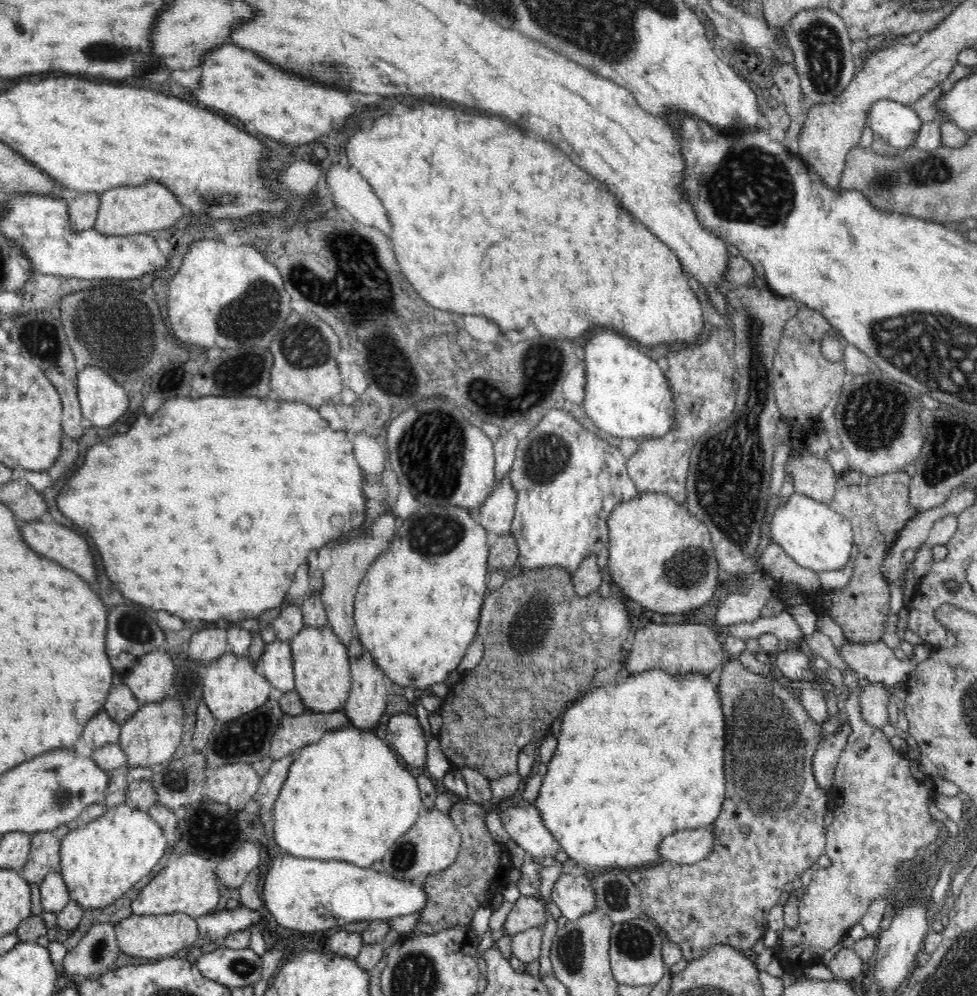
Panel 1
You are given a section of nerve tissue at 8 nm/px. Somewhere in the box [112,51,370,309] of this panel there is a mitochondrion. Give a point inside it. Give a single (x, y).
(333, 69)

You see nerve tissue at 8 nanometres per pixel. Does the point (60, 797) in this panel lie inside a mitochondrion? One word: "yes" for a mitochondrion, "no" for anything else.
yes

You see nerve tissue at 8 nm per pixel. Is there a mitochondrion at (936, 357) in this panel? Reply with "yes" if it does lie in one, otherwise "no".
yes

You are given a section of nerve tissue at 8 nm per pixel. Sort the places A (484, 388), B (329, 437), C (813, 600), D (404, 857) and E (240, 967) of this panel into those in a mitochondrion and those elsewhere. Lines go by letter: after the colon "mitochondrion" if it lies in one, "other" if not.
A: other
B: other
C: other
D: mitochondrion
E: mitochondrion

